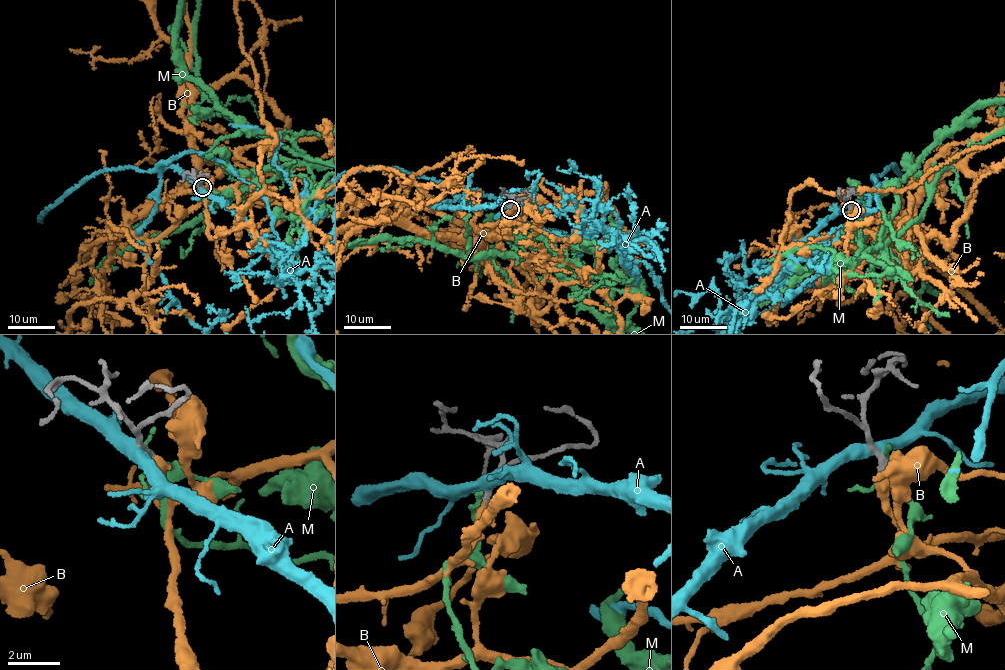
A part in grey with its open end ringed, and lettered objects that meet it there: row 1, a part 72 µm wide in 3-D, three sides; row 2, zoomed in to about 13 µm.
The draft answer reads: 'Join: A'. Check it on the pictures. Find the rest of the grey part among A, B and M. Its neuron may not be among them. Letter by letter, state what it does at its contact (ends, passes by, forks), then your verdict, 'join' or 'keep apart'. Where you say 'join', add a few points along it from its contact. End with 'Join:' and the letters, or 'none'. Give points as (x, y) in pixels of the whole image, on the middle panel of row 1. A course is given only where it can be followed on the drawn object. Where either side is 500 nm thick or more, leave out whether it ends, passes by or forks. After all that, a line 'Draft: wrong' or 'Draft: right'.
A: it passes by; keep apart
B: join
M: it passes by; keep apart
Join: B
Draft: wrong

